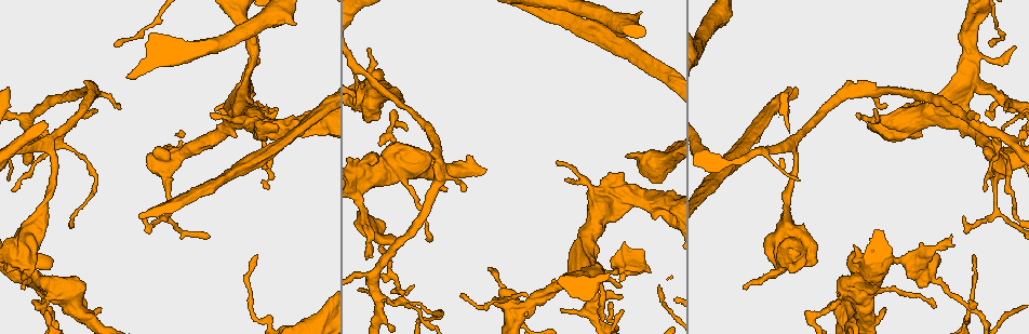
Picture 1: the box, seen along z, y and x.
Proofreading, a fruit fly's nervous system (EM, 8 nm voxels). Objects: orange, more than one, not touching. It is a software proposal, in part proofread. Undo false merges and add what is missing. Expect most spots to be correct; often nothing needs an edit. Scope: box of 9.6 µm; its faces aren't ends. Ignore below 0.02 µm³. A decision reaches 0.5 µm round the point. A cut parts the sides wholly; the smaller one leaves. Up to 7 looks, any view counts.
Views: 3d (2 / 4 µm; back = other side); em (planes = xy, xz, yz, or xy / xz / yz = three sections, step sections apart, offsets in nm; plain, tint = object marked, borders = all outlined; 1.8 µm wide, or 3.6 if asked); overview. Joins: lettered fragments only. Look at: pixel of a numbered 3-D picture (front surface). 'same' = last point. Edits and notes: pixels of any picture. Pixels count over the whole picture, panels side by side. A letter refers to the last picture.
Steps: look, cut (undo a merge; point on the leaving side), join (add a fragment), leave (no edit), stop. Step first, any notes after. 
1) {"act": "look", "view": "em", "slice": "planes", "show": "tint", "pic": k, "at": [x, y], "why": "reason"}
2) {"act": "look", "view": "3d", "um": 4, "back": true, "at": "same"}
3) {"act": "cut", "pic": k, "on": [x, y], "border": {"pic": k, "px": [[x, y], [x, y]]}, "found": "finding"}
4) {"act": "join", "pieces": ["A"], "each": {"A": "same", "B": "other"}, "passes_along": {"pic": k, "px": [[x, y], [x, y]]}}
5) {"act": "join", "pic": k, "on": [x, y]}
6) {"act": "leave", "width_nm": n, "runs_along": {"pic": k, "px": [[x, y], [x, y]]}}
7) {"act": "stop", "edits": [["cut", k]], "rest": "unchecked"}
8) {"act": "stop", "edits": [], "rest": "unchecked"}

{"act": "look", "view": "em", "slice": "planes", "show": "borders", "pic": 1, "at": [859, 249], "why": "branch stops here"}

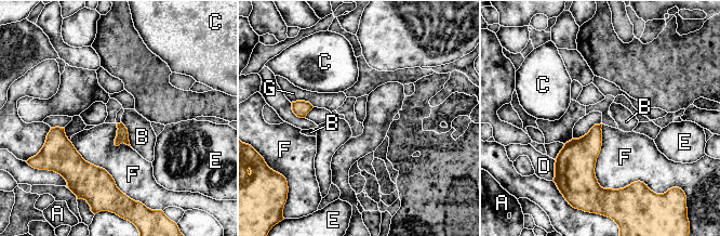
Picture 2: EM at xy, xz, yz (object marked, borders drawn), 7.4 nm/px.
{"act": "leave", "each": {"A": "other", "B": "other", "C": "other", "D": "other", "E": "other", "F": "other", "G": "other"}, "border": {"pic": 2, "px": [[601, 123], [597, 182], [644, 183]]}, "found": "no lettered fragment goes on from it"}

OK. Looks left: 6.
{"act": "look", "view": "3d", "um": 2, "pic": 1, "at": [380, 297], "why": "narrows sharply"}

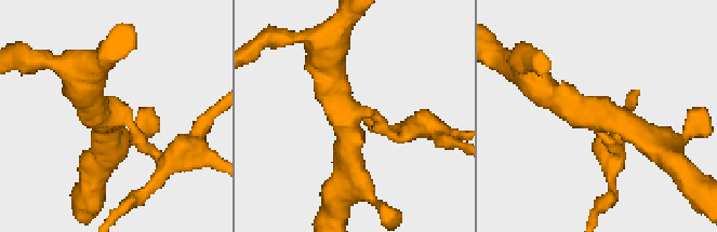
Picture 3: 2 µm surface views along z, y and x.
{"act": "look", "view": "em", "slice": "planes", "show": "tint", "pic": 3, "at": [345, 114], "why": "now the EM"}

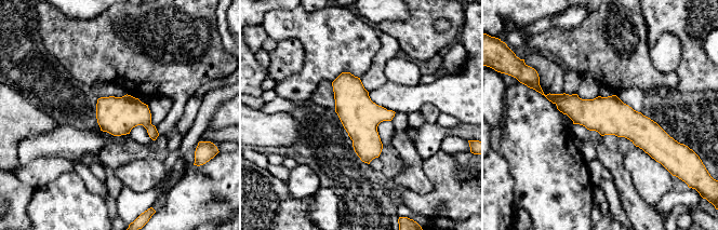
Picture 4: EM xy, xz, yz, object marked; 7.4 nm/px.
{"act": "look", "view": "em", "slice": "planes", "show": "borders", "at": "same", "why": "what lies round it"}

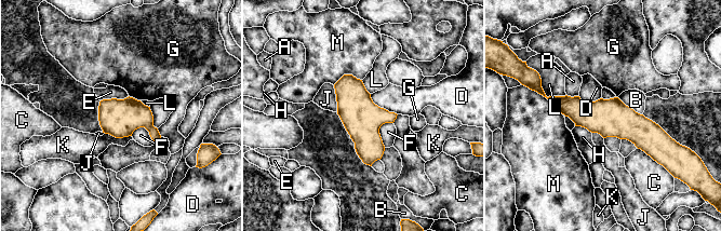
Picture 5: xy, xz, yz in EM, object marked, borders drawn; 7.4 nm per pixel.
{"act": "leave", "each": {"A": "other", "B": "other", "C": "other", "D": "other", "E": "other", "F": "other", "G": "other", "H": "other", "J": "other", "K": "other", "L": "other", "M": "other"}, "border": {"pic": 5, "px": [[333, 85], [337, 111]]}, "found": "one cell here"}

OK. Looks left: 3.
{"act": "look", "view": "3d", "um": 4, "pic": 1, "at": [614, 269], "why": "thick turns thin"}

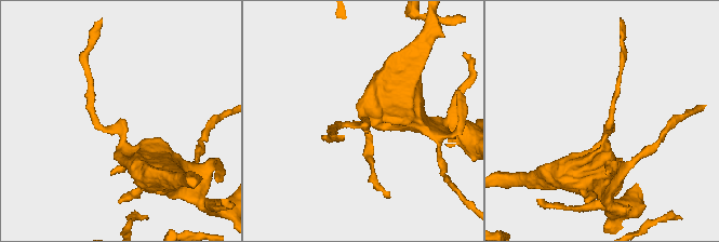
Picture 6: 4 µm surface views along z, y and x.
{"act": "look", "view": "em", "slice": "yz", "step": 4, "show": "tint", "pic": 6, "at": [121, 130], "why": "now the EM"}

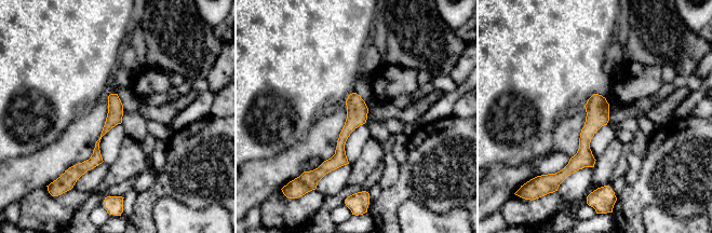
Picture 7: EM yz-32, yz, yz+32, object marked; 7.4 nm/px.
{"act": "look", "view": "em", "slice": "yz", "step": 4, "show": "borders", "at": "same"}

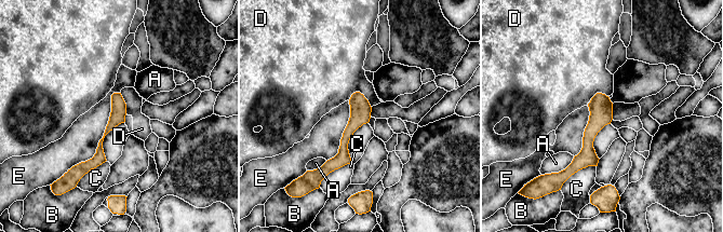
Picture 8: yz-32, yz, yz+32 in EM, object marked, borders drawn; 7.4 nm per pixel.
{"act": "leave", "each": {"A": "other", "B": "other", "C": "other", "D": "other", "E": "other"}, "border": {"pic": 8, "px": [[348, 99], [360, 92], [371, 107]]}, "found": "one cell here"}

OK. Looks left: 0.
{"act": "stop", "edits": [], "rest": "unchecked"}

